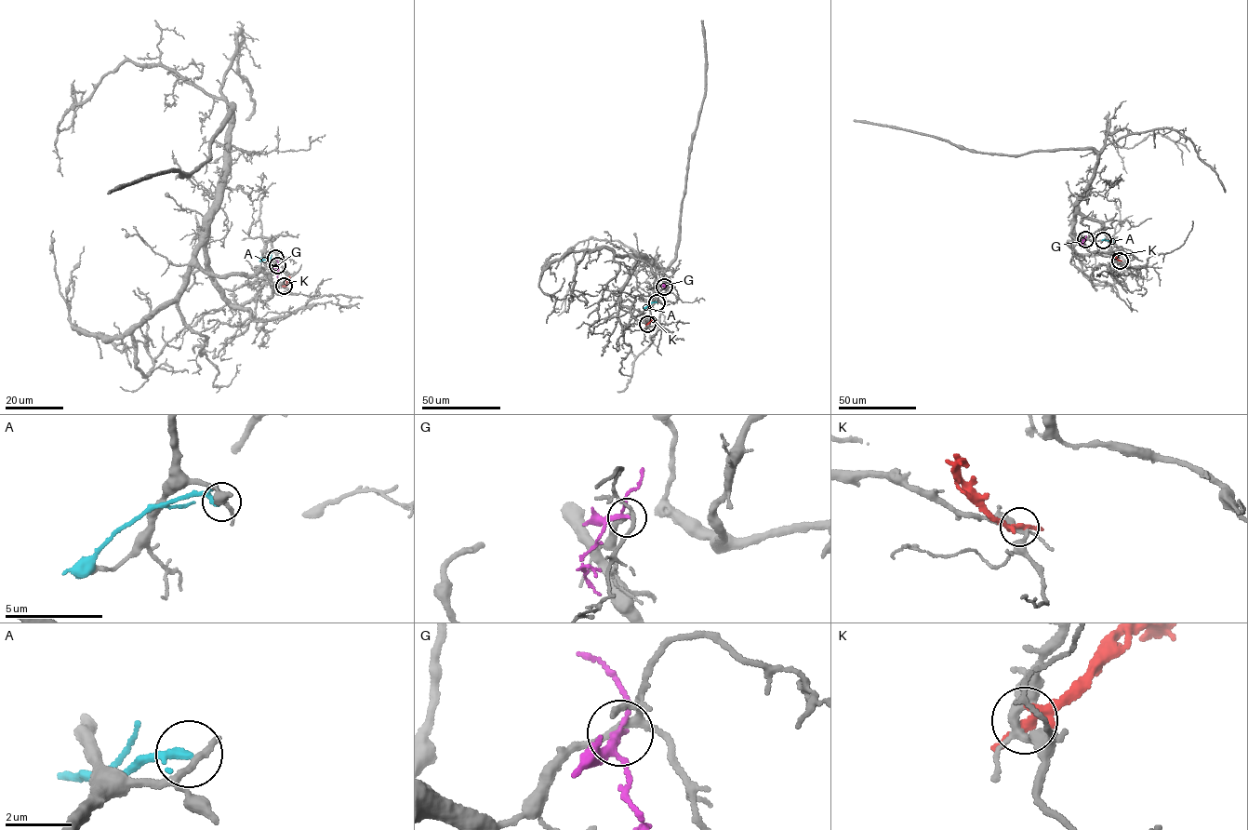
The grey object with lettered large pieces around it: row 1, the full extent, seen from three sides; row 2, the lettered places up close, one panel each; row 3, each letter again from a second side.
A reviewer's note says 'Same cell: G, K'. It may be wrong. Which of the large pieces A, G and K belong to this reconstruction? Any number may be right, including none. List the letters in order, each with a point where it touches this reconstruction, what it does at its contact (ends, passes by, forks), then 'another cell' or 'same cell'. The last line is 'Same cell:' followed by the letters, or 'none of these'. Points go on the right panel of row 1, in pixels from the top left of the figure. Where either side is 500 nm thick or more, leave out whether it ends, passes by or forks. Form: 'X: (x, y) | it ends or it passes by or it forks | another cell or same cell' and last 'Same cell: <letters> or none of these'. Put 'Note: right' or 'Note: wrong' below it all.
A: (1103, 240) | it passes by | another cell
G: (1085, 239) | it passes by | same cell
K: (1120, 261) | it passes by | another cell
Same cell: G
Note: wrong

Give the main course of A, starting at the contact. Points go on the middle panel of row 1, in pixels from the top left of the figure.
A: (657, 301), (643, 308)

